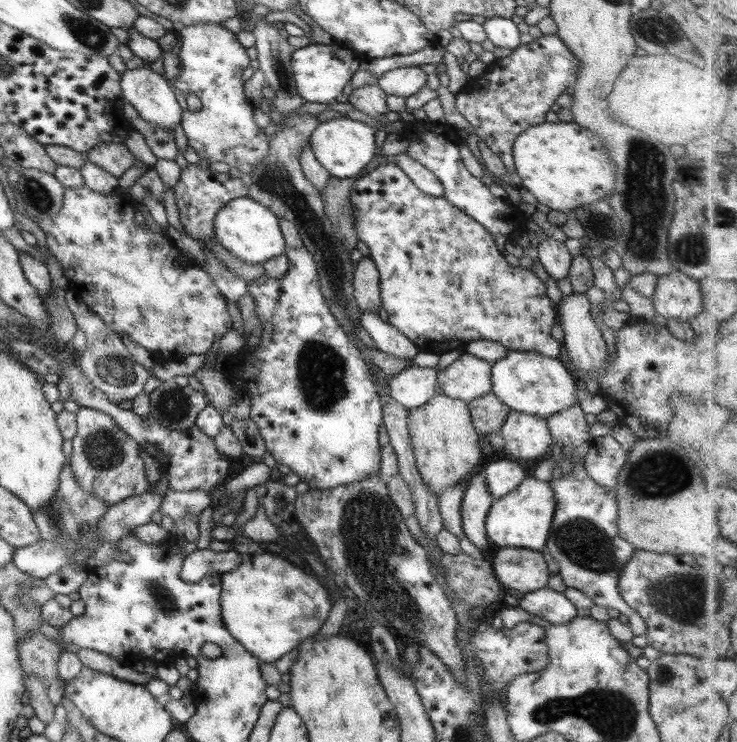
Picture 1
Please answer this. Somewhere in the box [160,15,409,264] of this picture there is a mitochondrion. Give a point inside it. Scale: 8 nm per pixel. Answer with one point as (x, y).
(280, 69)

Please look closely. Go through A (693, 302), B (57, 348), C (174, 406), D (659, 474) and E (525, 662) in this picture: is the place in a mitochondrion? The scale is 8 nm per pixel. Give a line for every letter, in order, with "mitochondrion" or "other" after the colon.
A: other
B: other
C: mitochondrion
D: mitochondrion
E: other

